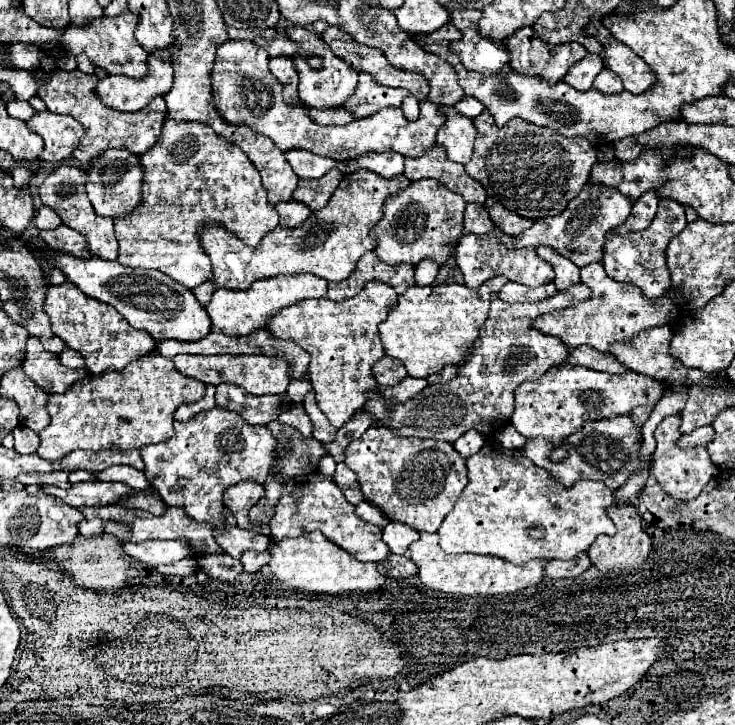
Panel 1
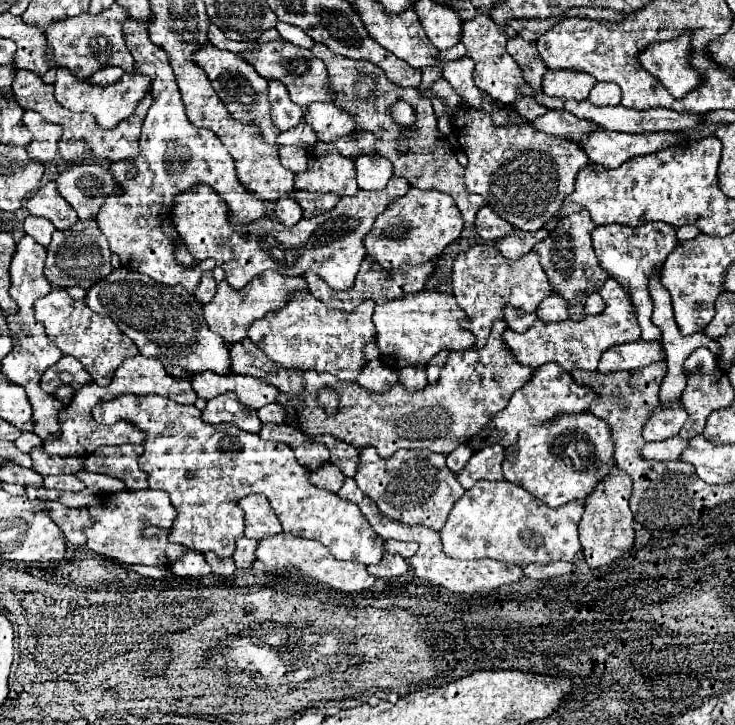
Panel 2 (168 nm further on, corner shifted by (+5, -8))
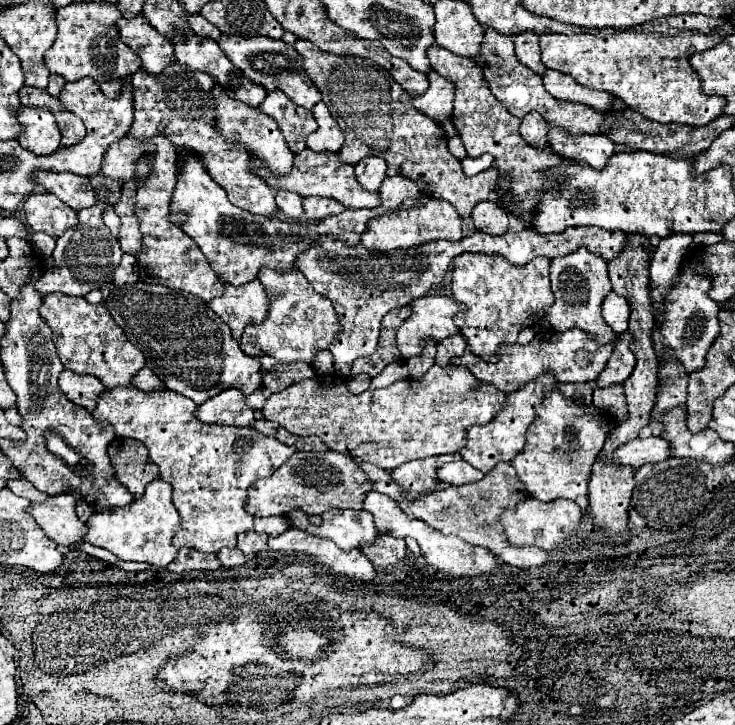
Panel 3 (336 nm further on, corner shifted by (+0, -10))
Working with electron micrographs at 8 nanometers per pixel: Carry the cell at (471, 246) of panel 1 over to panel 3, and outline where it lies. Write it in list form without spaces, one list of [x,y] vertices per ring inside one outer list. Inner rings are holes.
[[[460,254],[452,266],[452,294],[456,302],[464,304],[464,310],[456,316],[456,324],[472,352],[486,362],[496,362],[498,346],[516,344],[518,332],[536,326],[544,310],[554,302],[548,258],[532,258],[524,266],[514,266],[504,256]]]

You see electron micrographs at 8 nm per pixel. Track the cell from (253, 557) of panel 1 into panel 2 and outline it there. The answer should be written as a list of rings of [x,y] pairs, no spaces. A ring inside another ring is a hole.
[[[241,536],[237,540],[237,548],[235,548],[235,554],[233,554],[235,566],[249,570],[255,562],[255,550],[257,550],[257,540],[249,540],[249,538]]]

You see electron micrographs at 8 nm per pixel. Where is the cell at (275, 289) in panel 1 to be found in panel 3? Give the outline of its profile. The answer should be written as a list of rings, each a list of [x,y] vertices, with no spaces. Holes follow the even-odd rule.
[[[252,280],[242,286],[224,286],[224,294],[220,298],[214,298],[210,302],[210,308],[232,328],[232,336],[240,340],[244,326],[248,324],[260,324],[266,318],[268,312],[268,296],[258,280]]]

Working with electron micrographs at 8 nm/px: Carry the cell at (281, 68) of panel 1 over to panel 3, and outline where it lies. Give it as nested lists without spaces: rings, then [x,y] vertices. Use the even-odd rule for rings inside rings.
[[[280,90],[268,92],[260,110],[278,122],[278,126],[284,134],[284,140],[294,154],[304,150],[308,134],[318,130],[312,112],[292,104],[292,100],[286,94],[282,94]]]

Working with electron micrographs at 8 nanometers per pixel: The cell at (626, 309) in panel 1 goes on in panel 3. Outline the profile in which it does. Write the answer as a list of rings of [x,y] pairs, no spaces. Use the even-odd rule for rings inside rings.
[[[546,330],[542,334],[538,334],[530,344],[520,346],[520,344],[506,344],[502,348],[502,354],[498,358],[498,362],[484,362],[482,358],[476,358],[476,354],[472,354],[468,348],[464,350],[462,356],[452,358],[452,366],[464,366],[468,368],[478,382],[484,384],[492,384],[500,390],[504,390],[506,394],[518,390],[520,386],[528,384],[532,378],[538,378],[540,374],[548,374],[552,372],[552,376],[558,382],[588,382],[588,380],[596,380],[598,374],[602,372],[602,368],[606,366],[610,354],[612,354],[612,346],[614,342],[600,346],[598,342],[594,342],[588,334],[582,334],[582,330],[566,330],[566,332],[552,332]]]

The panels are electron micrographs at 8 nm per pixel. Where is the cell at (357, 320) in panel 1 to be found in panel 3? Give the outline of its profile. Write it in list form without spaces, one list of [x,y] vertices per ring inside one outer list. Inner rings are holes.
[[[296,268],[292,270],[260,270],[258,280],[262,282],[264,290],[270,294],[270,310],[268,316],[262,324],[258,326],[246,326],[242,340],[240,340],[240,348],[244,354],[248,356],[272,356],[276,360],[302,360],[302,362],[312,362],[312,358],[316,356],[316,352],[320,350],[328,350],[328,346],[332,344],[332,338],[340,332],[340,322],[336,320],[336,312],[332,308],[332,302],[328,298],[324,298],[322,294],[316,294],[312,284],[304,278],[304,274]]]

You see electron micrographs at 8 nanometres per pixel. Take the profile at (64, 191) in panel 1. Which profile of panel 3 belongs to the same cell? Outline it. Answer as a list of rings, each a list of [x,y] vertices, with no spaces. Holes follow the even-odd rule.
[[[32,194],[24,202],[26,222],[34,232],[46,232],[52,238],[62,236],[78,224],[78,216],[70,206],[64,206],[52,194]]]

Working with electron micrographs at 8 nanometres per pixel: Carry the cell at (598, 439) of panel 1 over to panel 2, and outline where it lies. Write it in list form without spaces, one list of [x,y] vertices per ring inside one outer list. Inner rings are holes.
[[[591,412],[561,414],[553,422],[519,432],[519,440],[511,448],[505,448],[503,474],[547,506],[559,508],[571,500],[585,500],[595,490],[595,484],[611,474],[611,468],[615,468],[613,452],[613,436],[605,420]]]

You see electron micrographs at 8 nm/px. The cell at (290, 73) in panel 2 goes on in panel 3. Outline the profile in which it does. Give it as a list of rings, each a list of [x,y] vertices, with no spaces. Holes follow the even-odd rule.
[[[222,34],[218,38],[218,46],[224,50],[228,60],[246,78],[252,78],[252,82],[264,86],[266,90],[276,90],[276,88],[282,90],[296,106],[302,106],[302,108],[310,110],[310,108],[314,108],[322,100],[322,94],[318,92],[318,88],[312,84],[312,80],[308,78],[308,74],[302,68],[300,54],[290,44],[286,44],[282,40],[264,38],[264,36],[240,38],[240,36],[226,36],[226,34]]]

